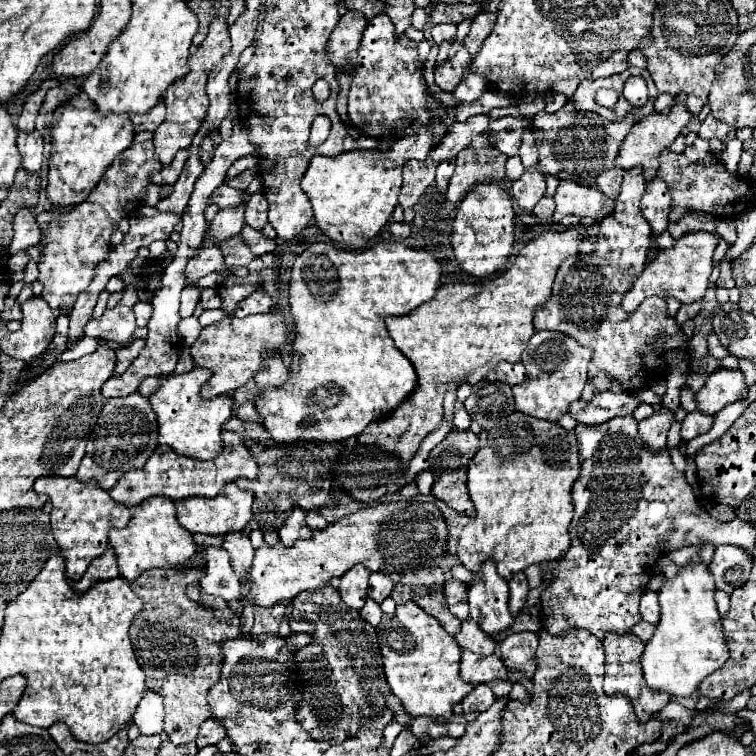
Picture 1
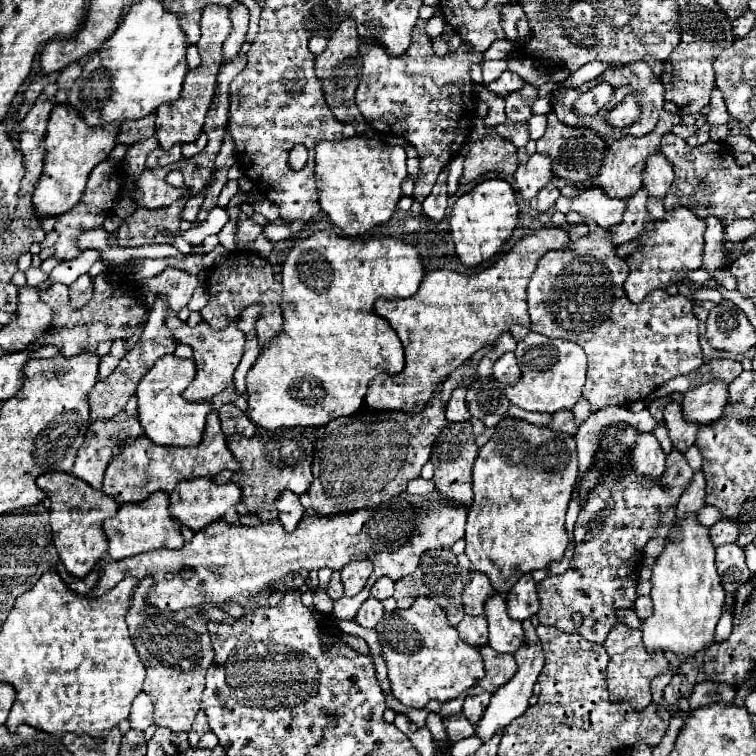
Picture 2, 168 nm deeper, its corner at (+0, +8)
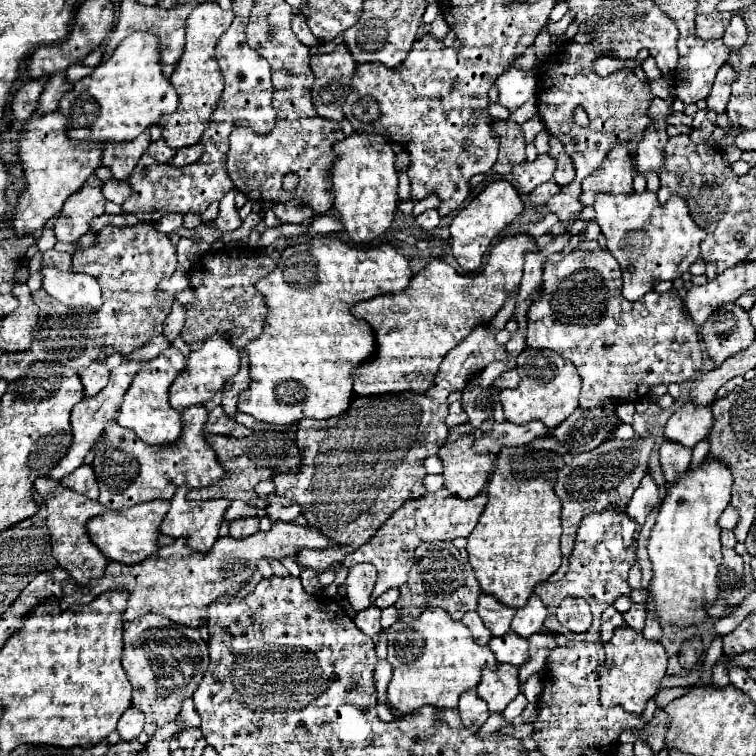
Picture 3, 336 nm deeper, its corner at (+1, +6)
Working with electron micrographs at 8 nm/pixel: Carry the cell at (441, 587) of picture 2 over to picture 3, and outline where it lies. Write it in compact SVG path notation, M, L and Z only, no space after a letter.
M434 541L434 543L422 543L416 549L414 567L408 575L408 581L398 591L400 591L400 597L396 601L396 609L402 621L416 619L416 615L420 615L424 609L434 609L434 607L448 611L448 615L454 621L460 621L464 613L476 609L480 583L470 563L460 557L460 551L452 543Z

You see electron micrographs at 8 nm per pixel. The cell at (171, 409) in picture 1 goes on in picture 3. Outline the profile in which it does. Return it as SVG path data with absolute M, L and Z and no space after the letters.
M168 349L160 353L156 359L146 363L134 377L132 385L128 387L124 401L118 413L118 425L134 431L144 443L148 445L164 445L174 443L182 433L182 413L170 407L168 403L168 389L170 383L180 375L186 367L186 357L178 349Z

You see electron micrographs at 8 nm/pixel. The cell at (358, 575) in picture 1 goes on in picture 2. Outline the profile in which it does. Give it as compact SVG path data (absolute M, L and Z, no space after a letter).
M367 559L347 563L341 569L341 581L343 581L343 587L345 587L345 595L347 597L357 595L365 587L371 573L373 573L373 565Z

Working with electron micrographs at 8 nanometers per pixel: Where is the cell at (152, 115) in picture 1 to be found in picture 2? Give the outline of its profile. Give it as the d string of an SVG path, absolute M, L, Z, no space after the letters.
M151 113L151 117L143 117L143 121L123 121L119 125L117 143L135 145L139 141L153 137L153 133L155 133L155 113Z

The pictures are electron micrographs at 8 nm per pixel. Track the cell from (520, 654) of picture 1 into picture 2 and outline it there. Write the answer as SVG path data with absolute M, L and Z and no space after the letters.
M529 619L523 621L523 629L525 629L527 641L525 641L525 643L519 647L519 651L515 653L515 661L517 661L519 669L517 669L517 673L513 675L513 679L511 679L507 685L503 685L503 689L497 689L497 691L493 693L489 707L485 709L485 713L483 713L481 721L479 721L479 725L475 727L475 733L477 733L483 741L489 741L499 727L507 727L513 719L517 719L517 717L521 717L521 715L525 713L525 709L529 707L529 697L533 695L533 685L535 685L535 681L537 681L537 677L539 677L543 665L545 665L545 653L543 653L541 645L539 645L539 637L537 637L535 627L531 625Z

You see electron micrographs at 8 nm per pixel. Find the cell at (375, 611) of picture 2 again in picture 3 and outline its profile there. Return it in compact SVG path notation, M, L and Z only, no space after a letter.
M372 605L368 611L358 611L354 617L354 623L360 631L364 631L366 635L374 637L376 633L380 633L380 609L376 605Z

